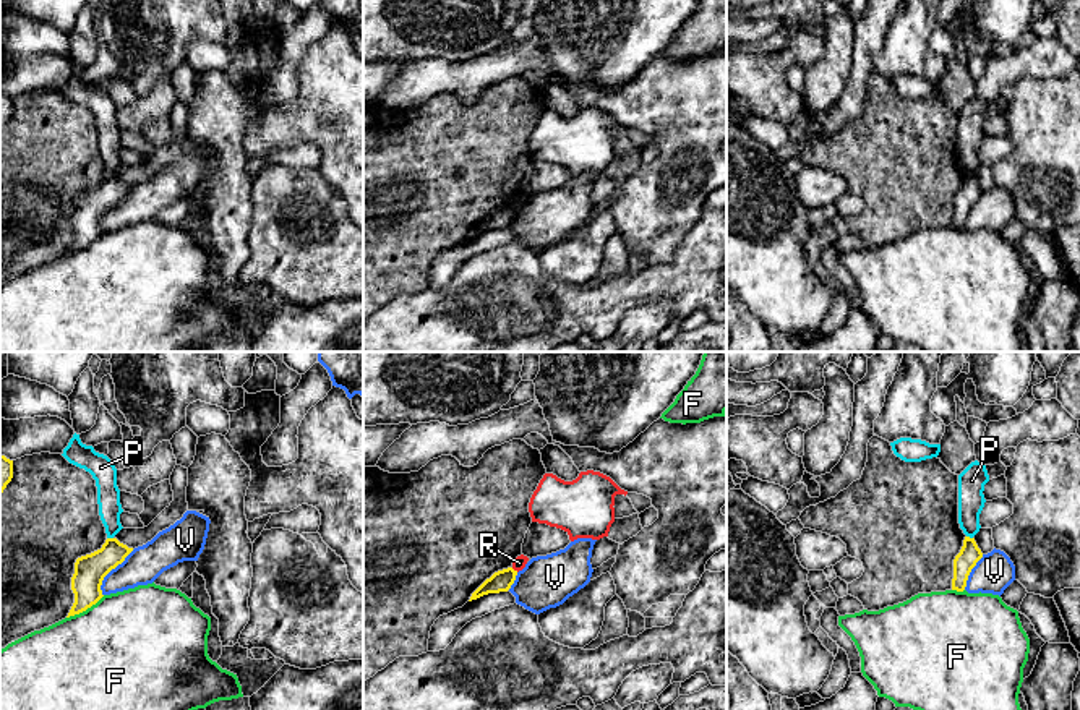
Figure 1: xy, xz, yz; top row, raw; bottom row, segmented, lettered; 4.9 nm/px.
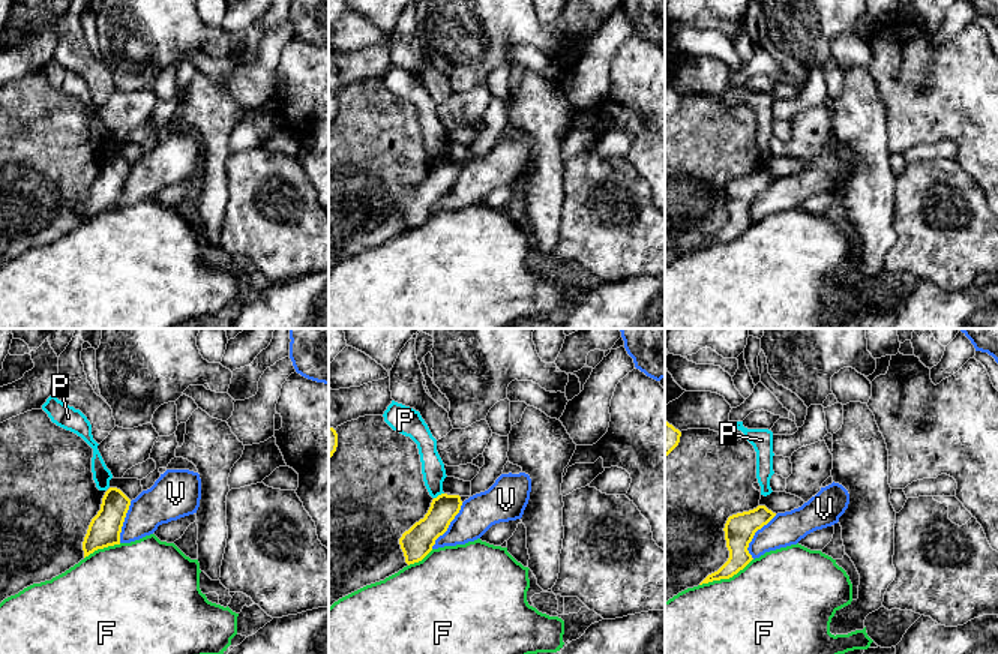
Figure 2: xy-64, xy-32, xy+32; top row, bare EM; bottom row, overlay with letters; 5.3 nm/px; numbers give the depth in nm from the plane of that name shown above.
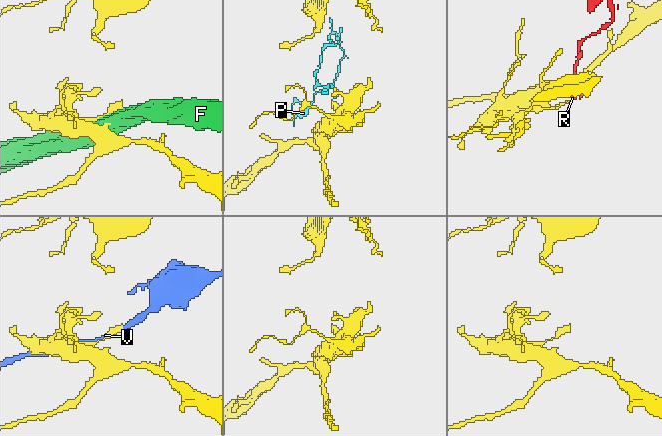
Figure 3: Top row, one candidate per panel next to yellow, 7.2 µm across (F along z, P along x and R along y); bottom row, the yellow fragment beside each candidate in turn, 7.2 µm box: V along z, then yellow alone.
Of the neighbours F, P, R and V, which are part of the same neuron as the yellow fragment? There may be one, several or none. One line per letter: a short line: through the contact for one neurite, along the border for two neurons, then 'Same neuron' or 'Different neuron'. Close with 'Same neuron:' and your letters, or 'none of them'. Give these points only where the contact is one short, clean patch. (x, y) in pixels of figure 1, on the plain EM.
F: Different neuron
P: Line: xy (107, 174), (112, 175). Different neuron
R: Line: xz (511, 205), (518, 208). Different neuron
V: Different neuron
Same neuron: none of them

